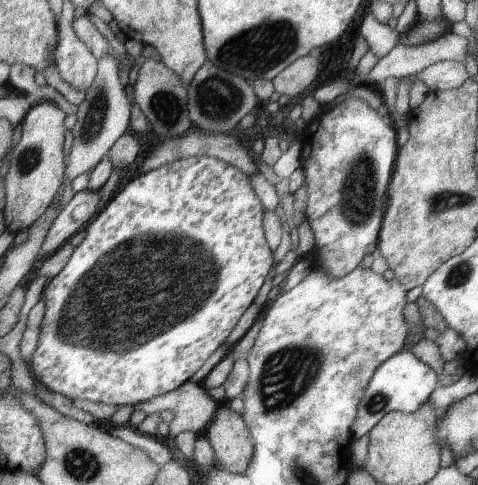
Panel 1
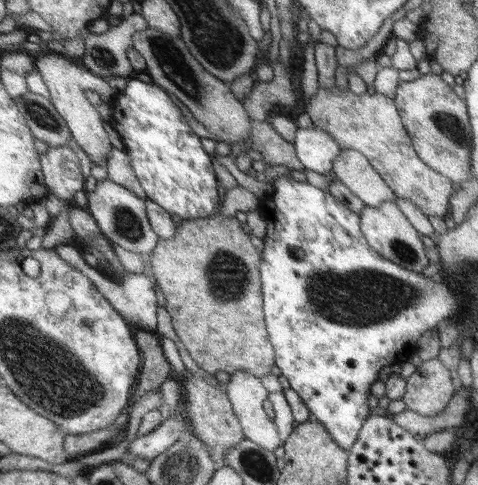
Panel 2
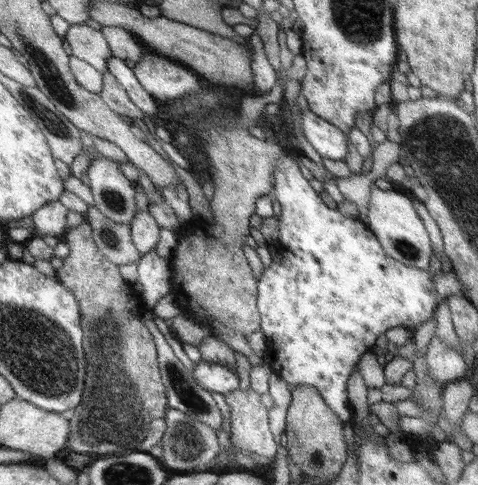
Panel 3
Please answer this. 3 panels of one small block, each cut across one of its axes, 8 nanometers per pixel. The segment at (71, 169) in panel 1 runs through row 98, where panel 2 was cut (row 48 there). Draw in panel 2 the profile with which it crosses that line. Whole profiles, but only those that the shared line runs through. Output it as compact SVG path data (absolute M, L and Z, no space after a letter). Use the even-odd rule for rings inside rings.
M133 12L105 33L91 33L85 40L82 62L107 81L110 78L131 78L135 74L128 55L132 36L146 28L146 20Z

